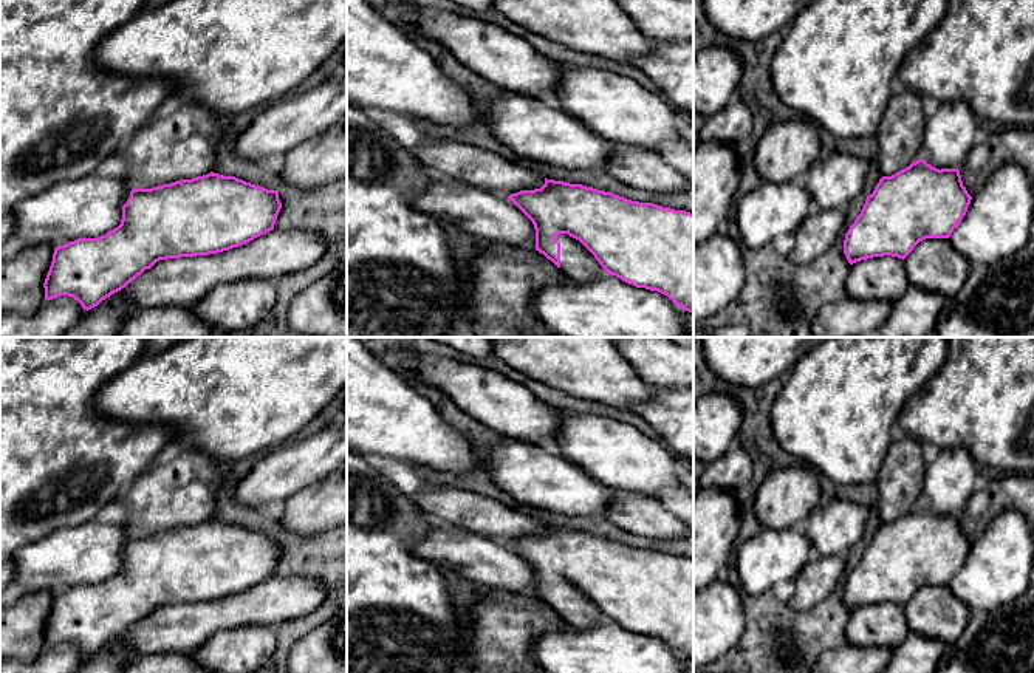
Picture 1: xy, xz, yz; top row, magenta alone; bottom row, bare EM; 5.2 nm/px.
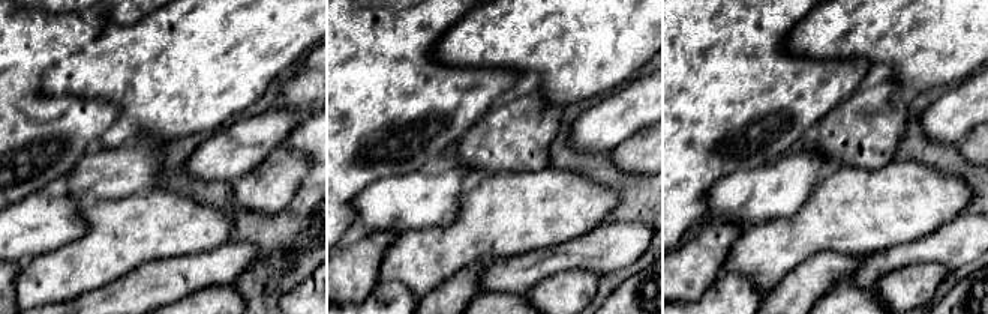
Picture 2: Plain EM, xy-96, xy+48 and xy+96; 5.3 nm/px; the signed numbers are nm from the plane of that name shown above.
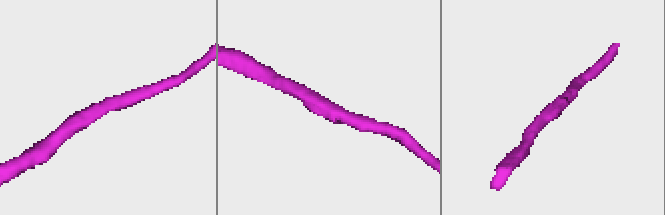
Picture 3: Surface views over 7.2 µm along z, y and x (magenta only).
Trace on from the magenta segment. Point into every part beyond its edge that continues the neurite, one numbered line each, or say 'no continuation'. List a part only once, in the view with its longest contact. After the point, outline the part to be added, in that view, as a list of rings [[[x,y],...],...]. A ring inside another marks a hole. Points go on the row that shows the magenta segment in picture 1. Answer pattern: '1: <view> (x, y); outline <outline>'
1: xz (578, 263); outline [[[559,234],[560,271],[574,283],[590,283],[607,275],[594,255],[576,238]]]

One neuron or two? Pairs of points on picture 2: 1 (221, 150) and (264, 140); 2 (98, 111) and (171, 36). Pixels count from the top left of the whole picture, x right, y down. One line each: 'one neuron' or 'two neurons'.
1: one neuron
2: two neurons

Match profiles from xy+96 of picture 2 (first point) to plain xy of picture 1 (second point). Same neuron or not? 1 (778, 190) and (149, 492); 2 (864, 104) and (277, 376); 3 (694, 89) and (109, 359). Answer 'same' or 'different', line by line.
1: different
2: different
3: same

